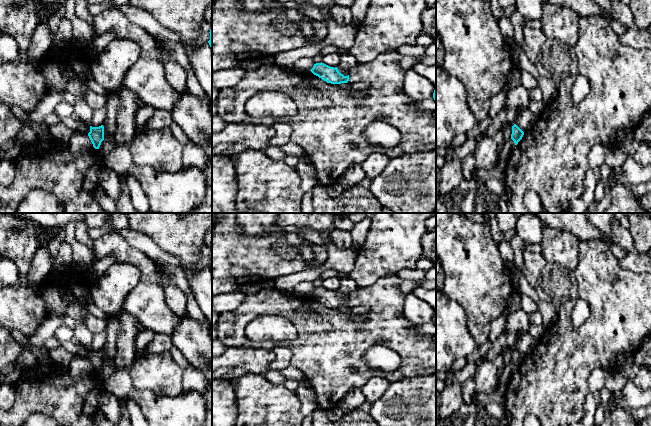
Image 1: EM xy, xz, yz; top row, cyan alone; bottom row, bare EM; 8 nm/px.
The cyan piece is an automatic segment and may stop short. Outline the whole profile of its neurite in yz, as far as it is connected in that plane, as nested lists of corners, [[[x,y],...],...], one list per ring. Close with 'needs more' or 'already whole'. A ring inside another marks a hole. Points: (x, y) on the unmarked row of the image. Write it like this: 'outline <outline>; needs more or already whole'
outline [[[514,348],[512,350],[511,363],[514,365],[515,369],[518,368],[518,366],[522,363],[523,359],[524,356],[516,348]]]; already whole

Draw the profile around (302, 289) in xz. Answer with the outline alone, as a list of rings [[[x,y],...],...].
[[[301,282],[295,286],[294,294],[300,297],[308,296],[313,292],[314,288],[312,282]]]

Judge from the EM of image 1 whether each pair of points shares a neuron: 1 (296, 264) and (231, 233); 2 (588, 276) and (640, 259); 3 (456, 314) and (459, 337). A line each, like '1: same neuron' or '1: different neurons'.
1: same neuron
2: different neurons
3: same neuron

